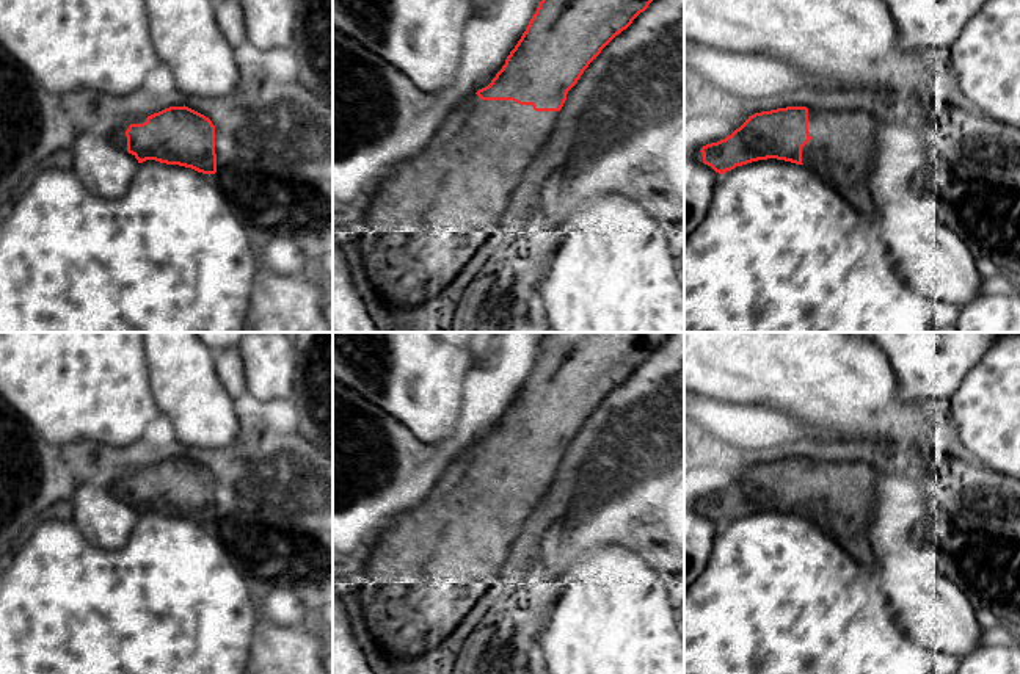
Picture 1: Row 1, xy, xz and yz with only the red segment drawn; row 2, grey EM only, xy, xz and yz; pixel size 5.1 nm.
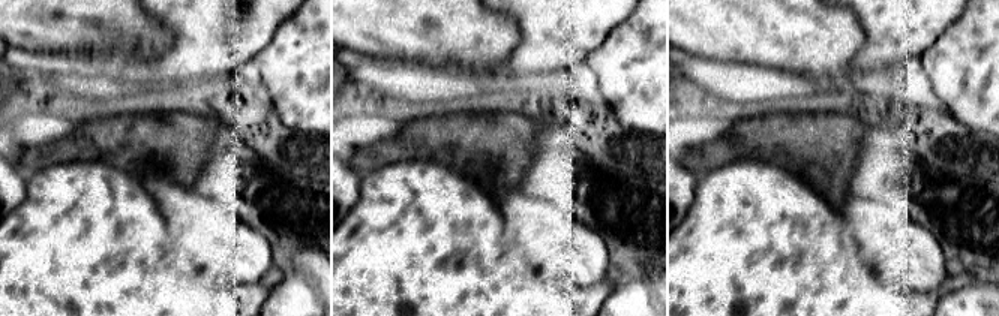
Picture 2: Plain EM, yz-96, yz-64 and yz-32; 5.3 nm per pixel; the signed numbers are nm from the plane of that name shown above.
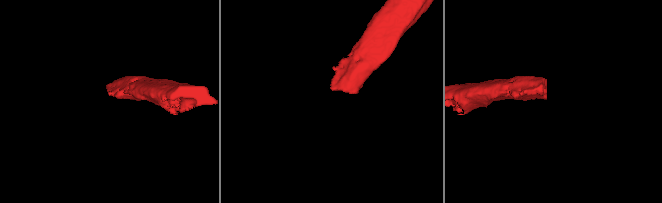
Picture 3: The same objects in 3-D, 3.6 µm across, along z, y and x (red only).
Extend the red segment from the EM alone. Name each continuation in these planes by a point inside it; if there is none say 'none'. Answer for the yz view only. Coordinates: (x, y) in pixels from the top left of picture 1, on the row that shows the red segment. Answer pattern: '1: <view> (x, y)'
1: yz (841, 149)

